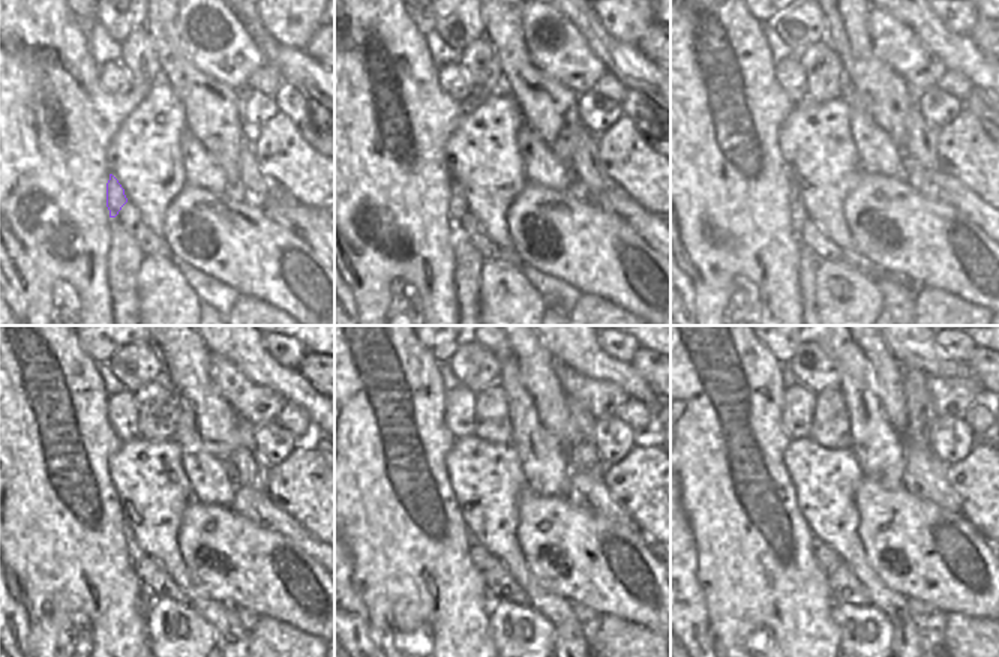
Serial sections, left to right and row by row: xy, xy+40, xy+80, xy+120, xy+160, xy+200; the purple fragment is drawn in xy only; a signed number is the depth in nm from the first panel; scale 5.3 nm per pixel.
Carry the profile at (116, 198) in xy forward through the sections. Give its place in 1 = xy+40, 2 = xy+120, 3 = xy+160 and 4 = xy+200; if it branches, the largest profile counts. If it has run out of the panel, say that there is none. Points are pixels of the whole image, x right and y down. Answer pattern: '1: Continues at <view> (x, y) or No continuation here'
1: Continues at xy+40 (458, 207)
2: Continues at xy+120 (135, 554)
3: Continues at xy+160 (480, 558)
4: Continues at xy+200 (825, 557)

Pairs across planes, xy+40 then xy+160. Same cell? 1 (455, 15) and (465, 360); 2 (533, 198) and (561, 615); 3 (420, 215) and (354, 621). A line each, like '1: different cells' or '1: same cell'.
1: same cell
2: different cells
3: different cells

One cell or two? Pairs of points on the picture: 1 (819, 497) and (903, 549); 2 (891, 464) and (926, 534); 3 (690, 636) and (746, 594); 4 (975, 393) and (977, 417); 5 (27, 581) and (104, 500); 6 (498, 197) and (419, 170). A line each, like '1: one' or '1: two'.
1: two
2: two
3: two
4: two
5: one
6: two

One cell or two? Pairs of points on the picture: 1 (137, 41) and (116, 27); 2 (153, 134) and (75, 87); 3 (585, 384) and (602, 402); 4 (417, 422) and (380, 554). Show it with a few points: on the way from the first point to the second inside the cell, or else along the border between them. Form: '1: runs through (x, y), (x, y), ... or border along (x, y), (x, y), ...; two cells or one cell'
1: border along (144, 24), (132, 30), (120, 42); two cells
2: border along (147, 89), (143, 102), (122, 123), (107, 147); two cells
3: runs through (588, 389), (597, 398); one cell
4: runs through (396, 455), (395, 521); one cell

